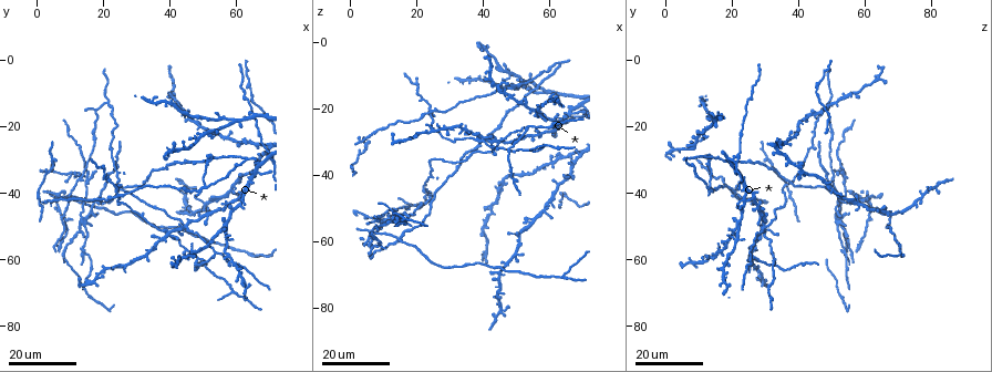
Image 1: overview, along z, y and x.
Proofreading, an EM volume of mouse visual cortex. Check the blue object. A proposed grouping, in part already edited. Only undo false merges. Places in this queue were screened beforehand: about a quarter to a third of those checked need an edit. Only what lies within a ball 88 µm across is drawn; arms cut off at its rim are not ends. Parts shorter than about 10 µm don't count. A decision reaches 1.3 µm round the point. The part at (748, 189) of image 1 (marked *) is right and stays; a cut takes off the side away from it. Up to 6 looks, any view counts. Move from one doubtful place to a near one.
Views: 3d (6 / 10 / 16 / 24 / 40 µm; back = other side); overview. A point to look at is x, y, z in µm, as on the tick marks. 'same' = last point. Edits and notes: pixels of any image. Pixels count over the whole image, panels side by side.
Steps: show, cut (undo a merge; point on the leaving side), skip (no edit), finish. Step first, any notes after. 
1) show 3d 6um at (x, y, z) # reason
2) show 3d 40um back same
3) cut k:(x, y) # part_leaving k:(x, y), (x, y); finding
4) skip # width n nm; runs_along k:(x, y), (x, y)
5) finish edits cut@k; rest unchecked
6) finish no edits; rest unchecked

show 3d 24um at (65.5, 32.5, 39.5) # looks like a crossing

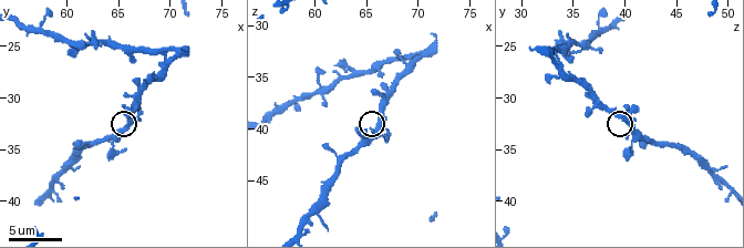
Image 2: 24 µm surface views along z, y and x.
show 3d 10um at (66.4, 32.0, 39.8) # zoom in

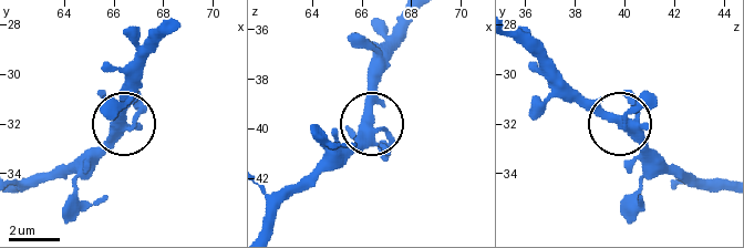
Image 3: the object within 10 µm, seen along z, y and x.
skip # continuous, no second neuron

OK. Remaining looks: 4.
show 3d 16um at (44.5, 46.5, 69.0) # looks like a crossing

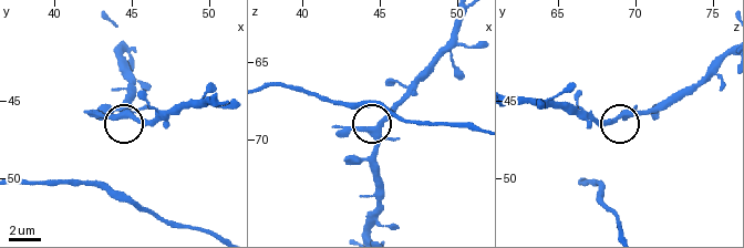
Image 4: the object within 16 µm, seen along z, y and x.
show 3d 10um at (44.8, 46.0, 69.4)

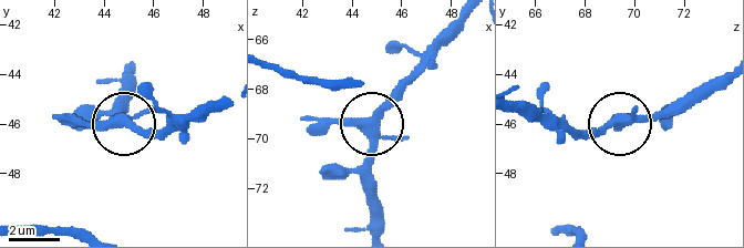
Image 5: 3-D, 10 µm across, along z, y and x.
skip # all the same neuron

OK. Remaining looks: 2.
show 3d 16um at (25.0, 41.0, 20.0) # sudden change in width

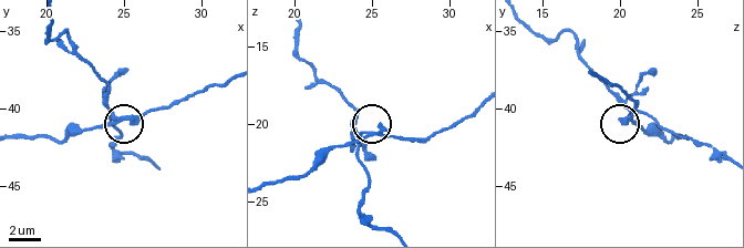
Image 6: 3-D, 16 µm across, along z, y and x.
show 3d 6um at (25.6, 40.8, 20.4)

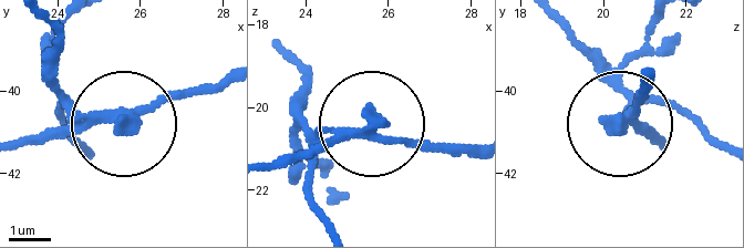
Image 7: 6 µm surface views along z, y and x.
cut 7:(52, 133) # two neurons meet here

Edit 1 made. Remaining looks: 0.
finish edits cut@7; rest unchecked

